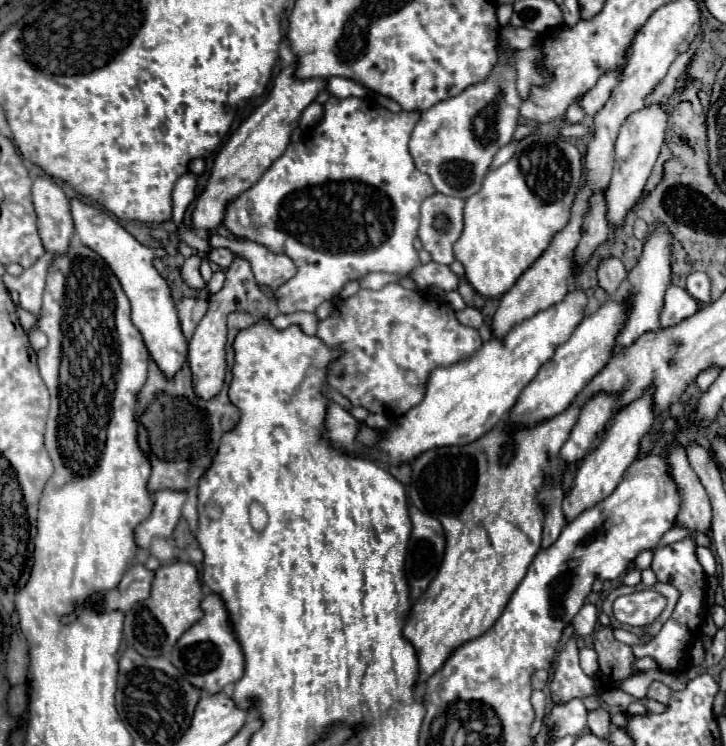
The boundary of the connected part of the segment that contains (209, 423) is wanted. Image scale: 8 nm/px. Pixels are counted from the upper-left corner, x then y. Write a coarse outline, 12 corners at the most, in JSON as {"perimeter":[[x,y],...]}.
{"perimeter":[[151,361],[137,413],[151,493],[189,491],[239,419]]}

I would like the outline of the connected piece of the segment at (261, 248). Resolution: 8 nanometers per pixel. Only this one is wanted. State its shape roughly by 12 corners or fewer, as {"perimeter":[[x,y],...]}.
{"perimeter":[[211,233],[211,247],[249,259],[255,281],[277,289],[295,275],[287,255]]}

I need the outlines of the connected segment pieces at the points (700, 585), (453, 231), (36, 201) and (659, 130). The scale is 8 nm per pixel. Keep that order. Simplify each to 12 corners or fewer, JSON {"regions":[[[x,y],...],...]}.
{"regions":[[[685,537],[653,555],[657,581],[681,591],[651,643],[633,647],[685,673],[705,617],[707,575]],[[441,193],[421,205],[419,239],[437,263],[455,261],[463,199]],[[47,175],[33,181],[39,235],[49,253],[73,237],[69,199]],[[667,105],[619,129],[607,221],[621,227],[641,197],[667,129]]]}

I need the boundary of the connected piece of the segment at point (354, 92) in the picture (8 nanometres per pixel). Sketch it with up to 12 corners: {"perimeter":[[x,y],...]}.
{"perimeter":[[329,77],[335,97],[367,97],[369,89],[345,77]]}

